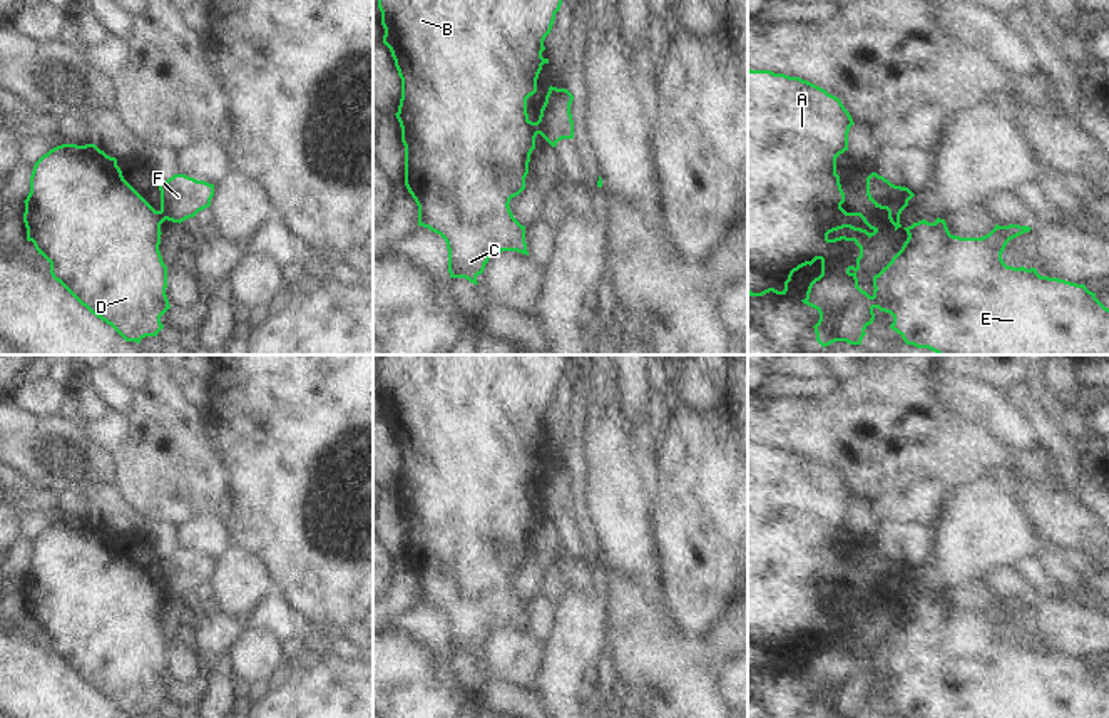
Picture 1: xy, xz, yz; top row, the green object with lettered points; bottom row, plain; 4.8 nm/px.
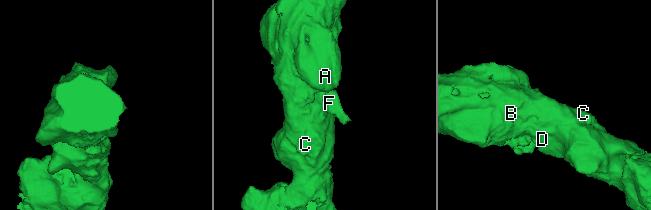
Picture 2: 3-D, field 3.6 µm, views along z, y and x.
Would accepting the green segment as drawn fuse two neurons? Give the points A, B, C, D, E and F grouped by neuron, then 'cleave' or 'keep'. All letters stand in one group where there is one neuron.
A B C D E / F | cleave

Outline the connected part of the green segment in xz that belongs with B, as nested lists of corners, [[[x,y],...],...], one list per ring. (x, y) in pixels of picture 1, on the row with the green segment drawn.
[[[378,0],[383,44],[401,79],[395,114],[405,146],[405,186],[418,206],[418,226],[440,234],[448,249],[450,278],[473,285],[492,256],[517,251],[529,256],[525,226],[510,211],[510,199],[525,189],[530,154],[539,134],[527,114],[527,99],[549,59],[542,57],[562,0]]]

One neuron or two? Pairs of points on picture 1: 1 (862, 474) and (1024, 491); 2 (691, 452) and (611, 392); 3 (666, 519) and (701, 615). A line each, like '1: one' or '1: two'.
1: one
2: two
3: one

